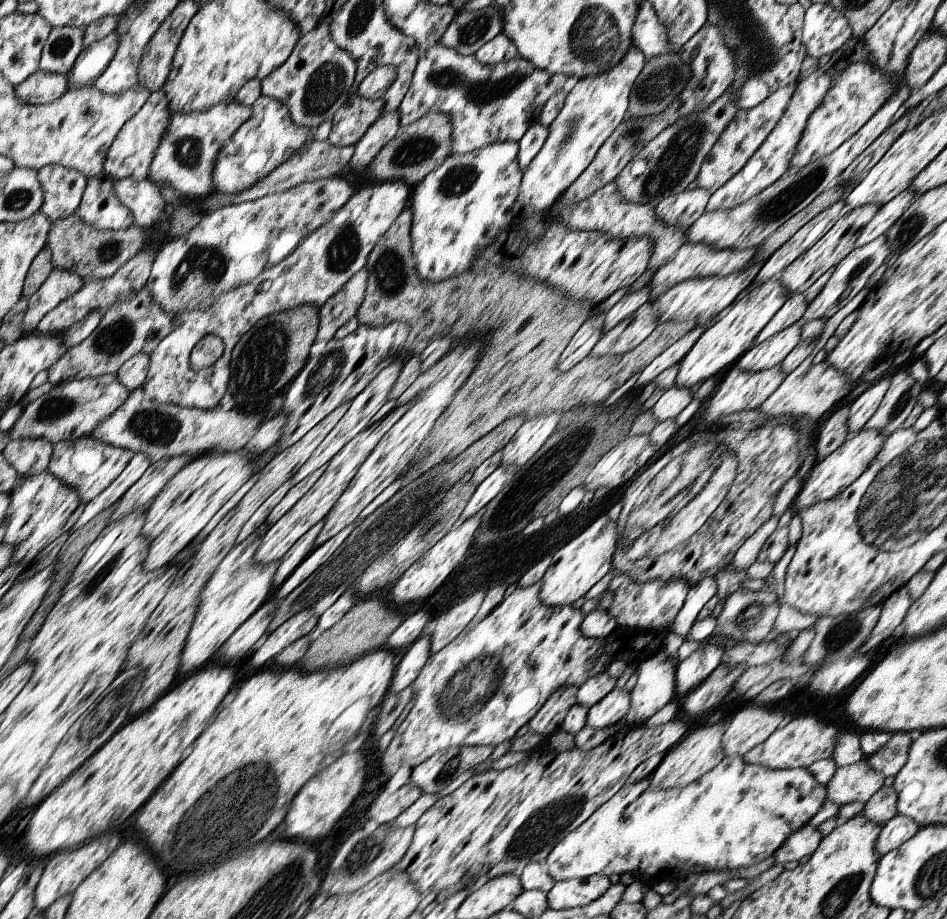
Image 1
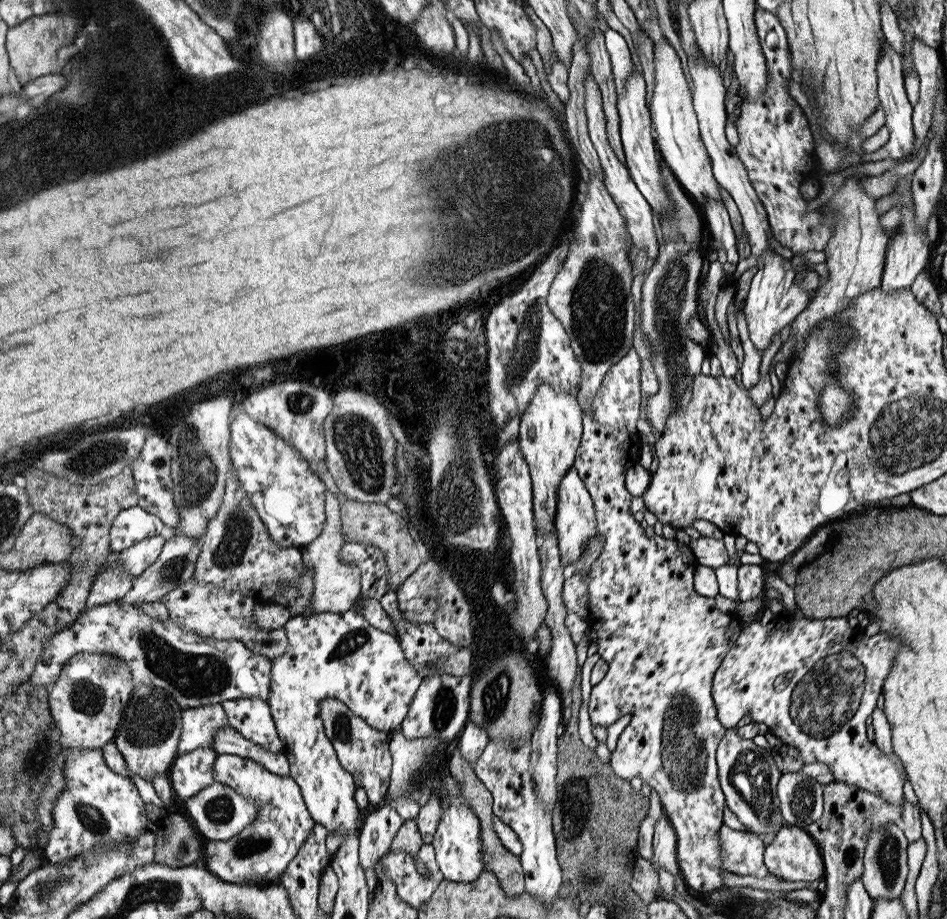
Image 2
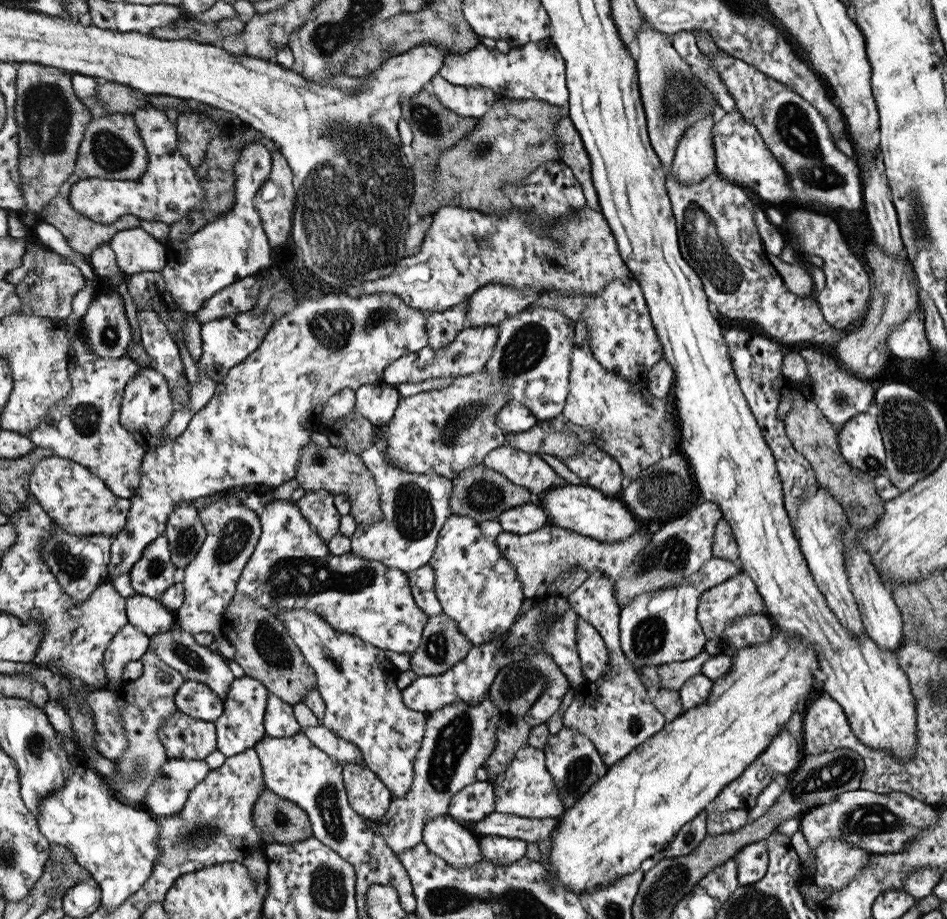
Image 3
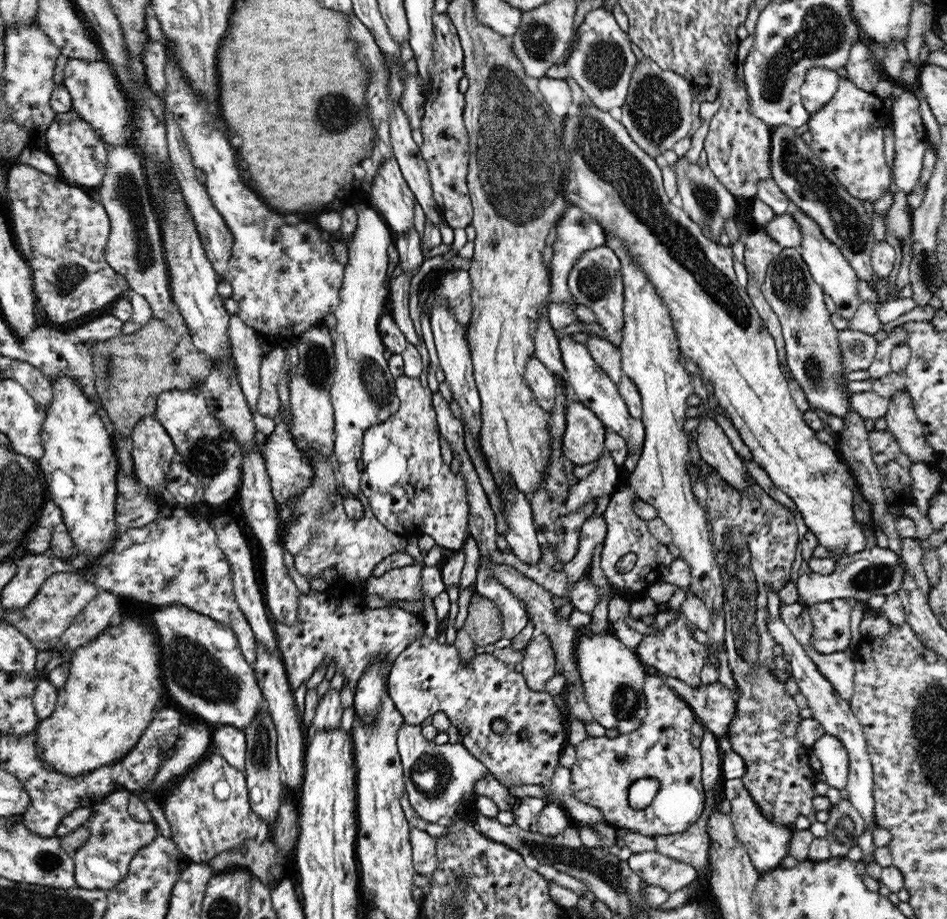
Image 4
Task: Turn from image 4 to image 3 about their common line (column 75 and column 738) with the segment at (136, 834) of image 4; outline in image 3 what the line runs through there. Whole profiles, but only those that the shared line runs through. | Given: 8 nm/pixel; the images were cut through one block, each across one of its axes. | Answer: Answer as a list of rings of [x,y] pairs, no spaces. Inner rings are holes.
[[[759,840],[751,846],[745,846],[735,856],[735,860],[739,864],[737,880],[741,882],[741,886],[757,884],[769,872],[769,846],[767,846],[767,840]]]

